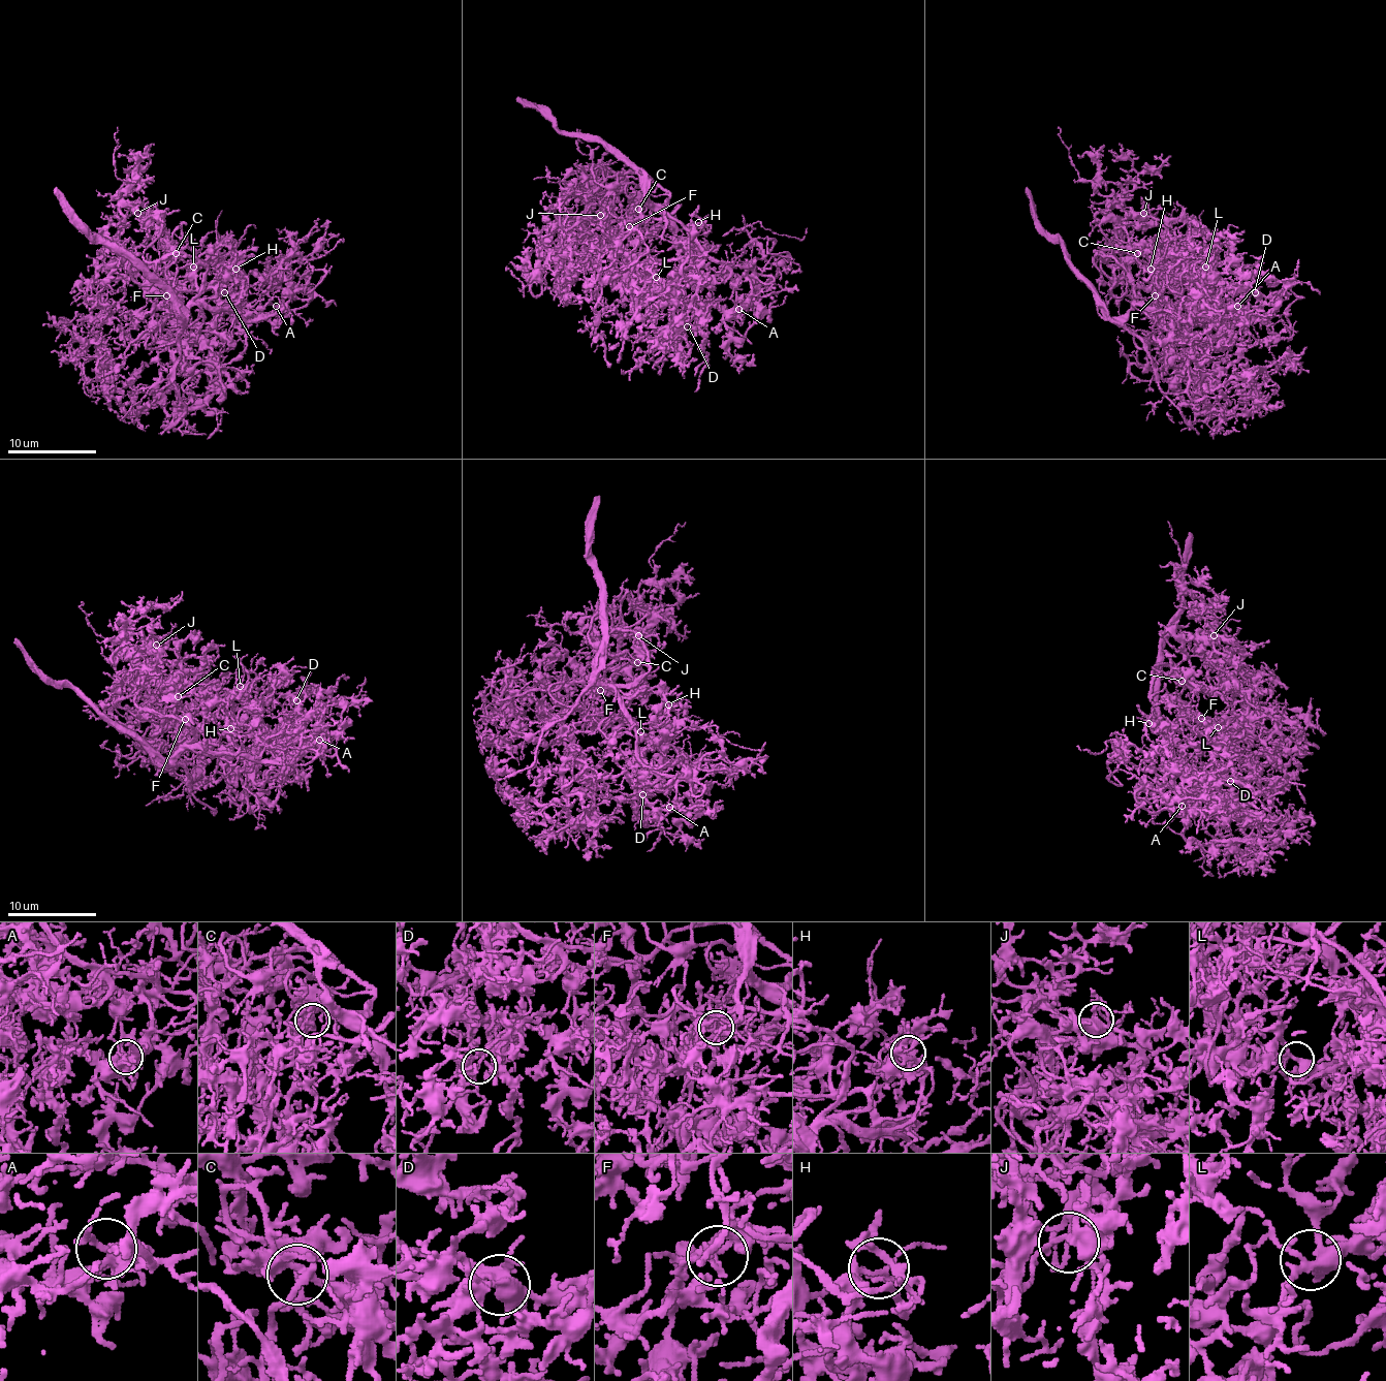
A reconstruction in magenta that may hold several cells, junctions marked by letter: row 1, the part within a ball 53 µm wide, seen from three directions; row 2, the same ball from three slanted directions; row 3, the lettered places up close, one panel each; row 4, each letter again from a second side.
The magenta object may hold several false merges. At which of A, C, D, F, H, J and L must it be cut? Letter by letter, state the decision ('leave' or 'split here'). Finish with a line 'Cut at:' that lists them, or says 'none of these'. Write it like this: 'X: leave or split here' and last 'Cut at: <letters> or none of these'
A: leave
C: leave
D: leave
F: leave
H: leave
J: leave
L: leave
Cut at: none of these

